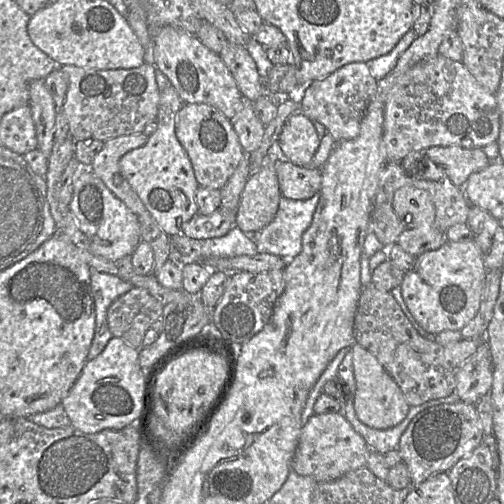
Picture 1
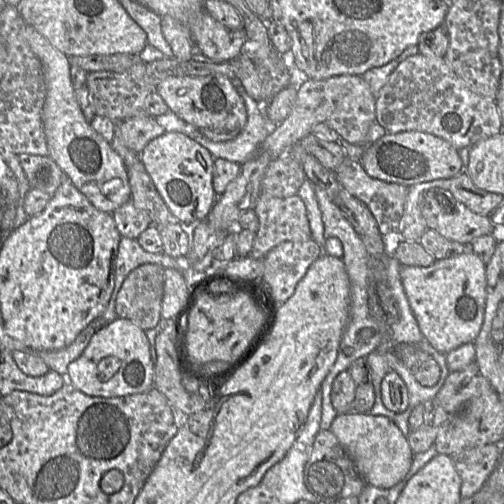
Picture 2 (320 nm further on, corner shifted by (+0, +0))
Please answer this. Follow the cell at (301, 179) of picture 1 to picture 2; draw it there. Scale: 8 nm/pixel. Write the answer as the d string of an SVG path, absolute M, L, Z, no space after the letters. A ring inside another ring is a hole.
M346 157L334 171L338 182L353 196L364 202L373 214L382 236L397 231L404 213L408 186L386 182L367 174L361 162Z

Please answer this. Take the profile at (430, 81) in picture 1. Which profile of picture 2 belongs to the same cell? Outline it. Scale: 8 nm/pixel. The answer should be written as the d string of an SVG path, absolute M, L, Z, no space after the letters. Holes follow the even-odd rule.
M421 53L407 57L390 74L375 100L376 122L386 133L420 131L433 134L450 143L457 150L502 132L501 117L496 101L474 93L449 67L444 57Z

